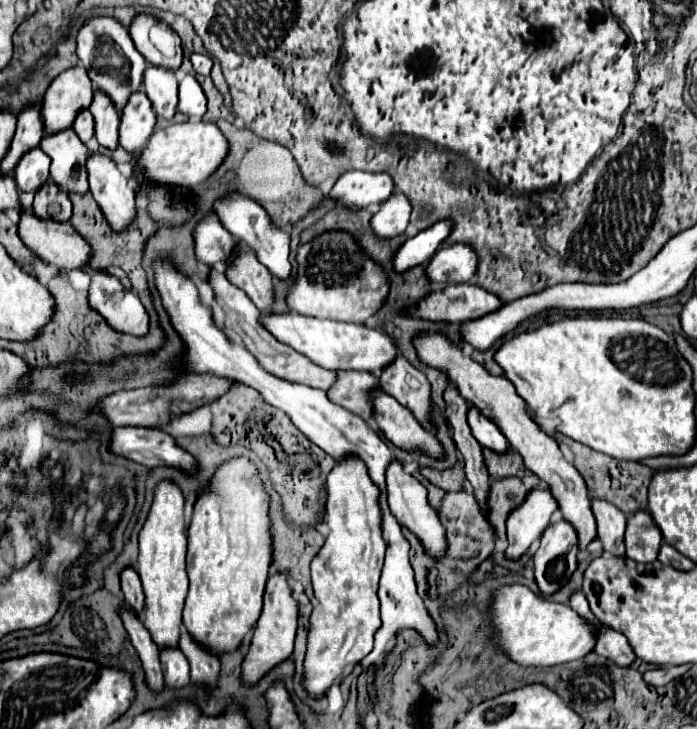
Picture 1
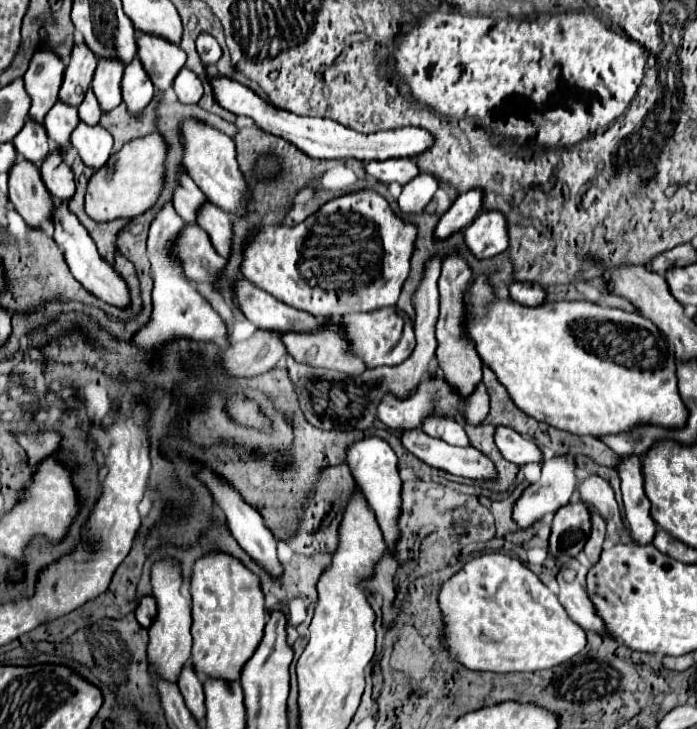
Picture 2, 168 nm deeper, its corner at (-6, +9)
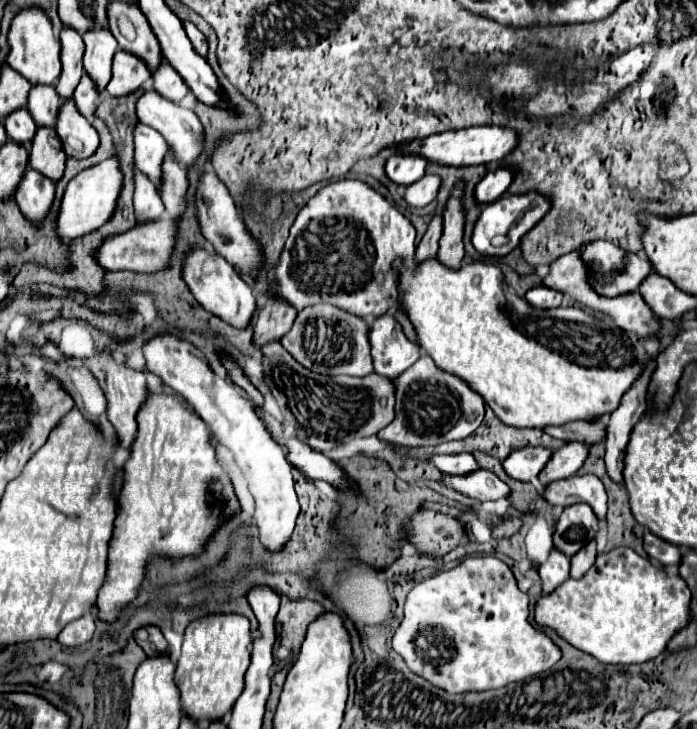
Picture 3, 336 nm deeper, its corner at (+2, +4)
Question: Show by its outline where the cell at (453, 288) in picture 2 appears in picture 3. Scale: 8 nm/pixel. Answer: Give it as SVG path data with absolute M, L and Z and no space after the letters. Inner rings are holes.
M459 184L447 204L443 214L443 236L439 240L437 258L447 268L459 268L465 256L463 252L463 212L461 212L461 192L463 186Z

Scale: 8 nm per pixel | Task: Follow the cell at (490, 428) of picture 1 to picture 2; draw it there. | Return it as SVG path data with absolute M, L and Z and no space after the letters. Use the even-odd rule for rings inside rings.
M497 429L495 443L503 459L507 459L517 467L527 463L539 463L543 459L543 451L531 439L519 437L517 433L511 433L511 429Z

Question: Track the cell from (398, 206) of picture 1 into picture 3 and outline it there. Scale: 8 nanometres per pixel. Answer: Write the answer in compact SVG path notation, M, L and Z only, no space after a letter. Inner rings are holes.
M423 176L421 180L417 180L417 182L413 182L411 186L405 188L403 198L409 206L423 208L423 206L427 206L429 202L435 200L439 184L441 184L439 176Z

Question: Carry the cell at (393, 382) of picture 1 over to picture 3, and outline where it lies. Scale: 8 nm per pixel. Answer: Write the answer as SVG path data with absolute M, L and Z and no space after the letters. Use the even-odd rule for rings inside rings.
M435 454L431 462L441 472L449 472L449 474L467 474L479 468L471 454Z

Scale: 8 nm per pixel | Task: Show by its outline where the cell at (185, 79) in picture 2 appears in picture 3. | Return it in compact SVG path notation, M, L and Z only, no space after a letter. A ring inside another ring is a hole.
M167 62L161 64L159 70L155 72L153 88L159 90L159 94L163 94L163 98L167 98L171 102L181 102L189 94L189 88L183 82L183 78Z

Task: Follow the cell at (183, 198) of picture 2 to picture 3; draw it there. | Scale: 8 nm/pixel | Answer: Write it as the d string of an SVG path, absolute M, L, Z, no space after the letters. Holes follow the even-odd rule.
M145 124L135 126L135 166L151 178L157 192L163 188L163 160L167 156L167 144L159 132Z

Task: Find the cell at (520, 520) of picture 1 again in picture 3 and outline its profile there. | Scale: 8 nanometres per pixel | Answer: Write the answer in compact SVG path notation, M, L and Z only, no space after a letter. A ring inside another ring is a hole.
M569 442L563 448L555 450L551 456L551 462L547 462L547 466L539 472L541 486L549 486L551 482L573 476L581 468L583 460L587 458L587 452L589 448L581 442Z

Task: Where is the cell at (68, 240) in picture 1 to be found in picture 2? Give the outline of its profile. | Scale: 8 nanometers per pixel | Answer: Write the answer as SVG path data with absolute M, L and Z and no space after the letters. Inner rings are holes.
M17 159L9 169L9 201L29 227L51 219L51 193L41 181L39 169L27 159Z

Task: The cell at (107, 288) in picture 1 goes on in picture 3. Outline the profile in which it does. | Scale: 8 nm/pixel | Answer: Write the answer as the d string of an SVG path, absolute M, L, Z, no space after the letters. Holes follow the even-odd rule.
M29 168L15 192L15 202L23 212L23 216L33 226L39 226L47 218L53 200L55 200L55 184Z

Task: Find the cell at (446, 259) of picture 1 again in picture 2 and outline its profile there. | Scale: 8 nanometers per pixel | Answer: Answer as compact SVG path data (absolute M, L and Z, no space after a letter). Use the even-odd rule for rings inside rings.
M483 211L465 229L465 243L477 259L503 253L509 247L507 219L501 211Z

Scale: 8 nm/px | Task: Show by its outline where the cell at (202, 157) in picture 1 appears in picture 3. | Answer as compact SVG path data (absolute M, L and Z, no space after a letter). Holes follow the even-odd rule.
M111 156L91 168L81 170L65 190L59 210L59 234L63 238L79 238L95 232L99 226L111 220L111 214L115 214L121 190L123 190L123 172L117 156Z

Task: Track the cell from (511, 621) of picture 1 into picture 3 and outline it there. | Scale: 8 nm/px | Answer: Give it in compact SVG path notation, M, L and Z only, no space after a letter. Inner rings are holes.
M495 556L465 558L455 568L417 584L407 596L405 618L393 636L393 650L415 674L451 694L503 688L549 670L563 656L545 628L529 618L529 594L519 590L511 568Z

